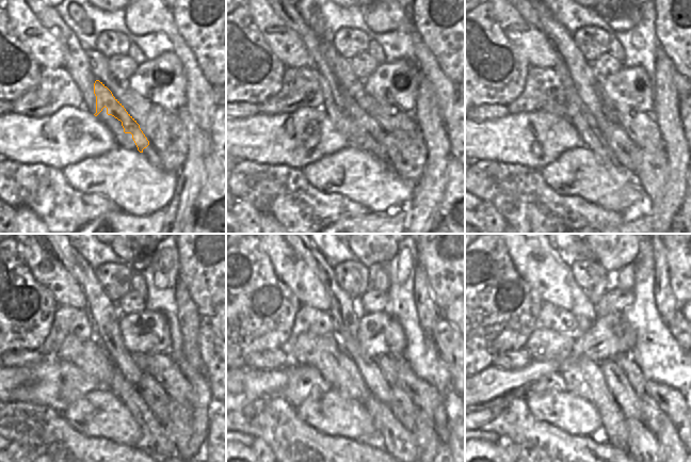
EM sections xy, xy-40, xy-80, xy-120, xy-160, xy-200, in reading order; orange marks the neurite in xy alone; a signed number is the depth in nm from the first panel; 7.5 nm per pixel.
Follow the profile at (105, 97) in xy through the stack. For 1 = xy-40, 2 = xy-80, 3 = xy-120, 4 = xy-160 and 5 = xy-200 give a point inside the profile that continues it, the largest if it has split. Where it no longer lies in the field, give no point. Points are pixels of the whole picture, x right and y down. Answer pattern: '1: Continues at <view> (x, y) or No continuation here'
1: Continues at xy-40 (369, 125)
2: Continues at xy-80 (629, 155)
3: Continues at xy-120 (157, 399)
4: Continues at xy-160 (404, 409)
5: Continues at xy-200 (649, 412).

